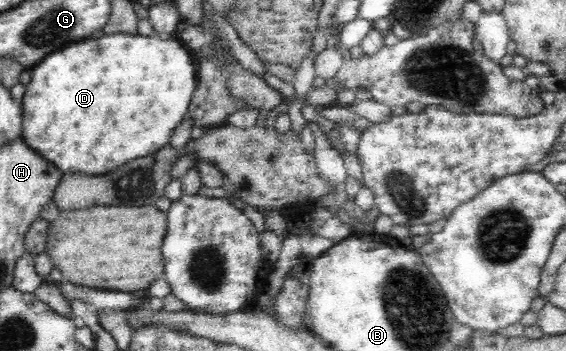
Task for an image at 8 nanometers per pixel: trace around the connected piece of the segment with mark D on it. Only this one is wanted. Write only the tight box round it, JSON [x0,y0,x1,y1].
[22,33,197,175]

